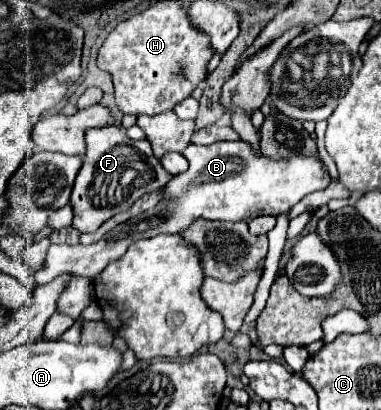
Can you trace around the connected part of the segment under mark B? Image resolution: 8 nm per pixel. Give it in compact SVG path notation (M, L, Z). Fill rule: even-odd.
M243 140L215 142L209 146L189 144L183 156L189 162L189 170L175 176L165 186L165 198L153 210L141 212L125 220L95 244L51 244L43 266L35 274L37 282L47 284L63 272L75 272L93 280L105 270L107 264L121 258L129 244L141 238L153 238L159 234L179 234L195 218L249 222L251 218L263 214L279 216L283 212L289 212L289 208L293 208L307 194L325 190L331 184L331 176L321 156L287 156L281 160L273 160L269 156L257 154L253 146Z

